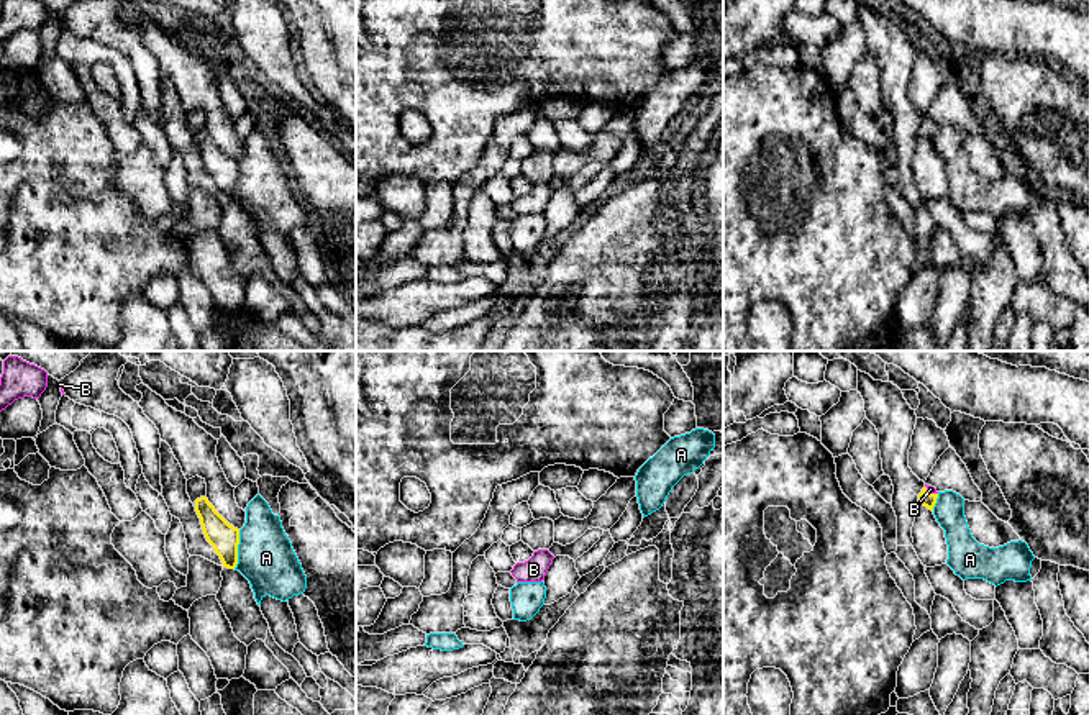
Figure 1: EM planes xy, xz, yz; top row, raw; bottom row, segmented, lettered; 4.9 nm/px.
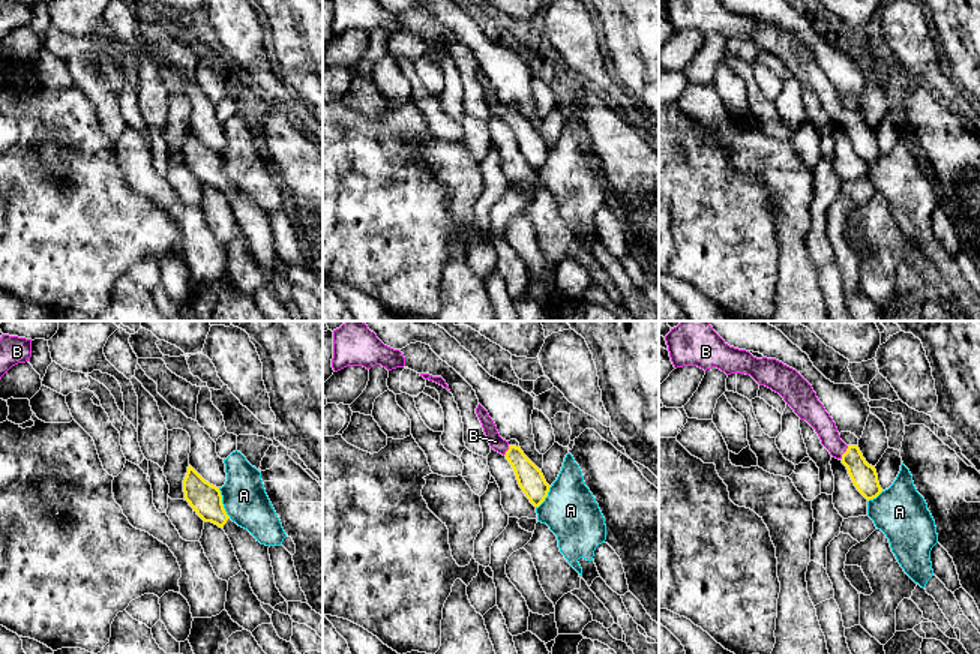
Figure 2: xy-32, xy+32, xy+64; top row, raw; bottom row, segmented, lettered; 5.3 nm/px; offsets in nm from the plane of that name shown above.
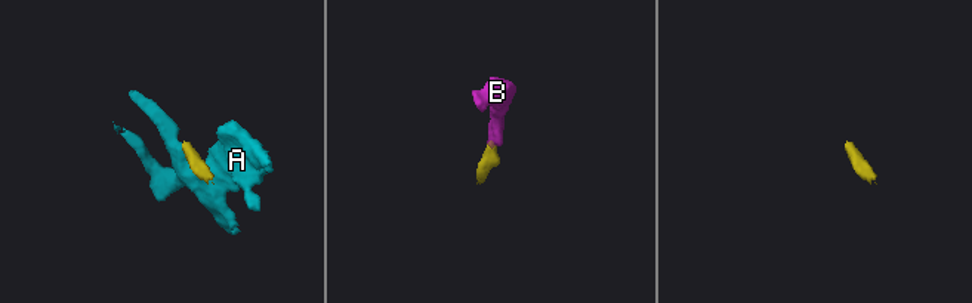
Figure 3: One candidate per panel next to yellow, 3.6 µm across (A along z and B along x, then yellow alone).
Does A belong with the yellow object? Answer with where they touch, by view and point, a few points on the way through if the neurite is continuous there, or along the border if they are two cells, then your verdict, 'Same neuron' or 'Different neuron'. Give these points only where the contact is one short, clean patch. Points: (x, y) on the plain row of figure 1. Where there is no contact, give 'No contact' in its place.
Touches yellow at xy (236, 182). Different neuron

